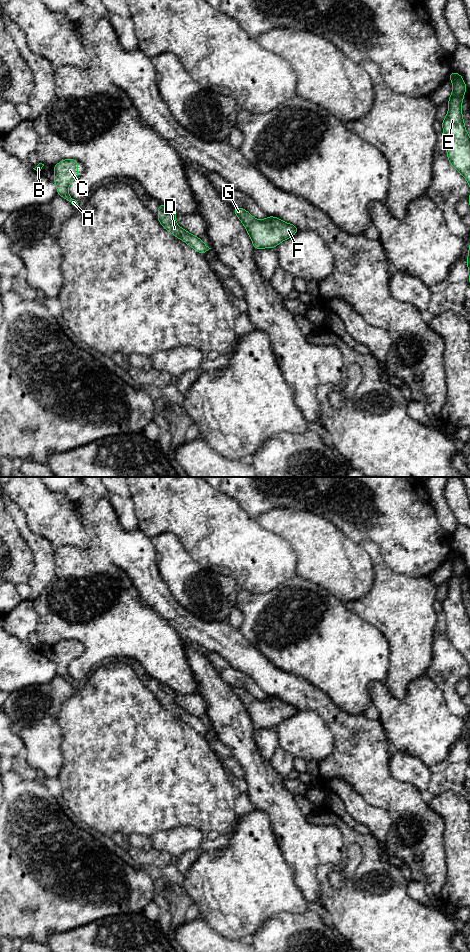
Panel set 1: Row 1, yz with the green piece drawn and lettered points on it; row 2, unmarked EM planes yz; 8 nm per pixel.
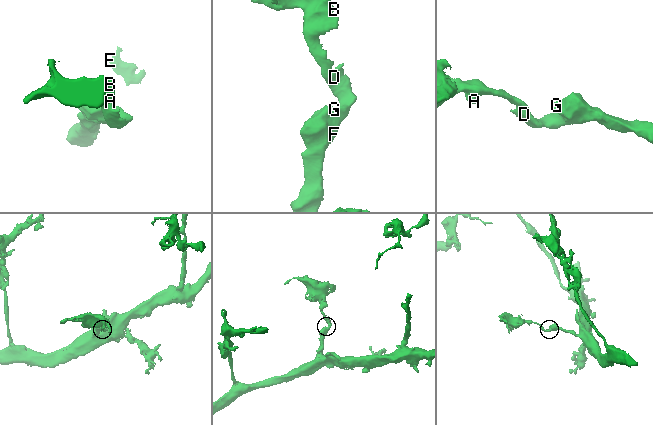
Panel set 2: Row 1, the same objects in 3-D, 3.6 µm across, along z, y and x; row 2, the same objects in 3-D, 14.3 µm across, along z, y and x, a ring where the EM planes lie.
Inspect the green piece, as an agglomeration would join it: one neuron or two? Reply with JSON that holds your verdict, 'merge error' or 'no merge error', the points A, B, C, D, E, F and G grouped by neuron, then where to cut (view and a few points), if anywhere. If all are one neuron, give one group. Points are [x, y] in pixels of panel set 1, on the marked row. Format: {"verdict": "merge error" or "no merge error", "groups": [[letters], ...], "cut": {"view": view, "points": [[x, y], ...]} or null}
{"verdict": "no merge error", "groups": [["A", "B", "C", "D", "E", "F", "G"]], "cut": null}

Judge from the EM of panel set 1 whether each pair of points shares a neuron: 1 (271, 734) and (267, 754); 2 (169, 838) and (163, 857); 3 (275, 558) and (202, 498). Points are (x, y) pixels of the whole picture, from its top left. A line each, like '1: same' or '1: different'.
1: same
2: different
3: same

